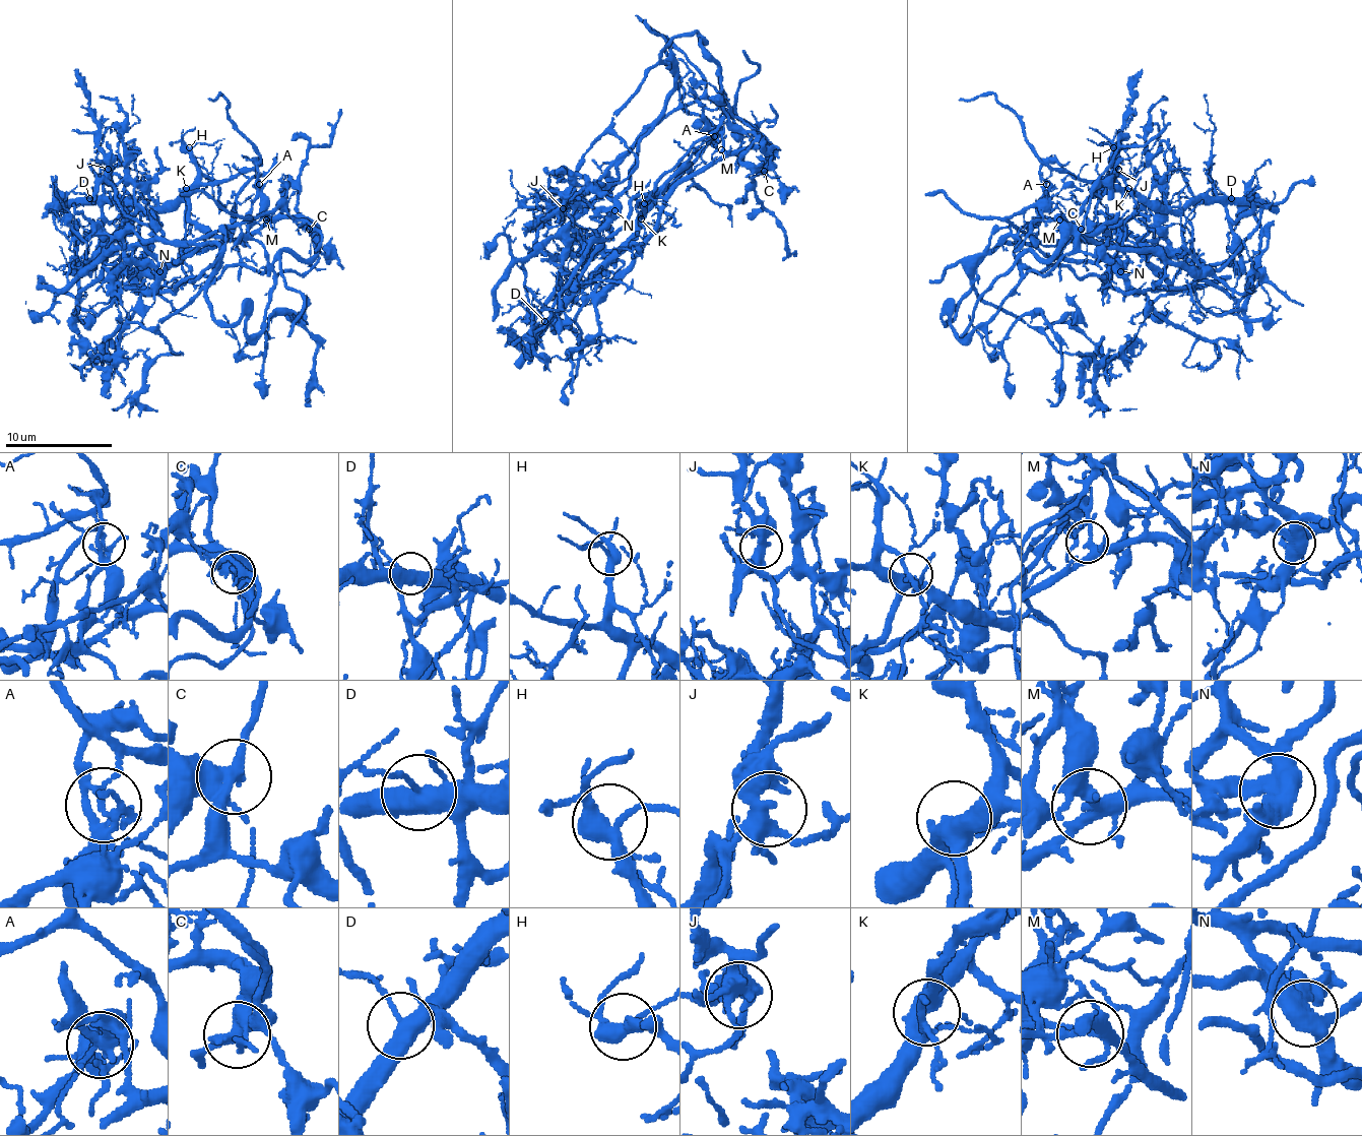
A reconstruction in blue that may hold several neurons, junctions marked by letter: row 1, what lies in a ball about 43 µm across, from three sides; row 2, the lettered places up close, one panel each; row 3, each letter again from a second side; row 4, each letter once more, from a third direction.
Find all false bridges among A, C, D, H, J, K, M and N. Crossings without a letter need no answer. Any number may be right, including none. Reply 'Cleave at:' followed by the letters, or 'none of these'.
Cleave at: A, C, N

